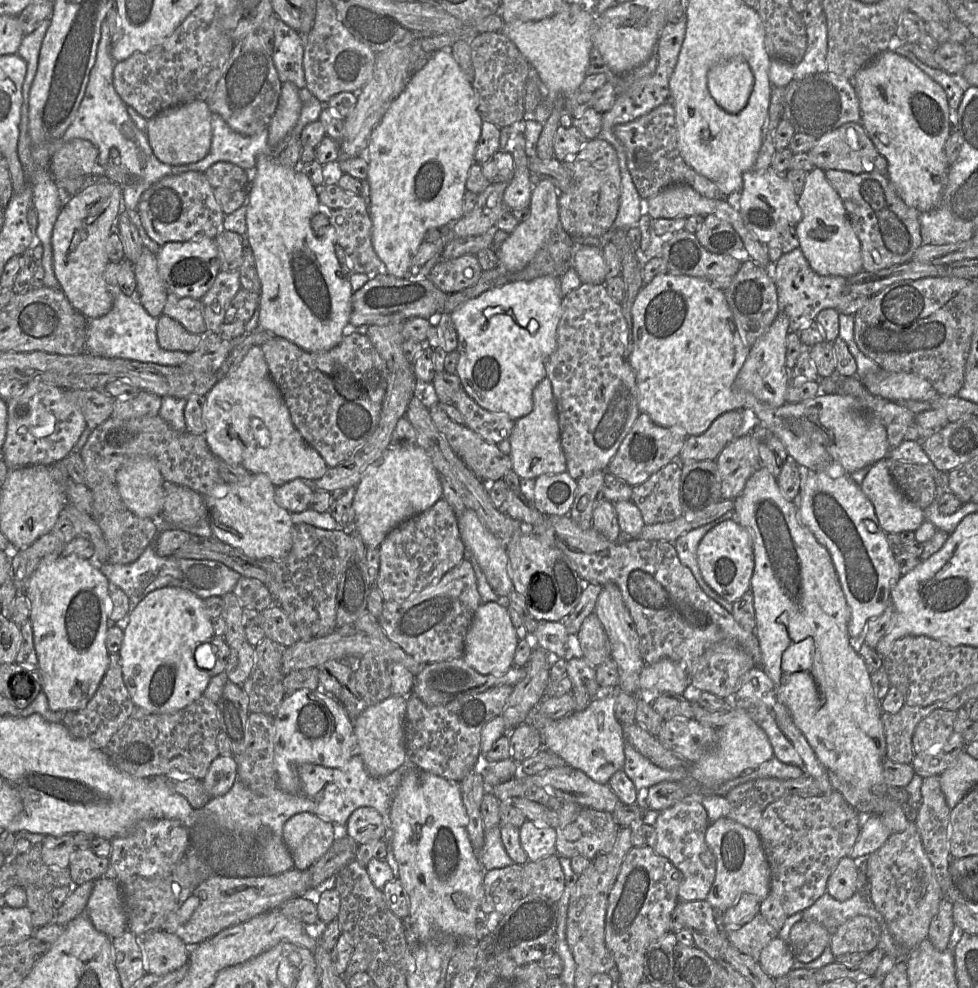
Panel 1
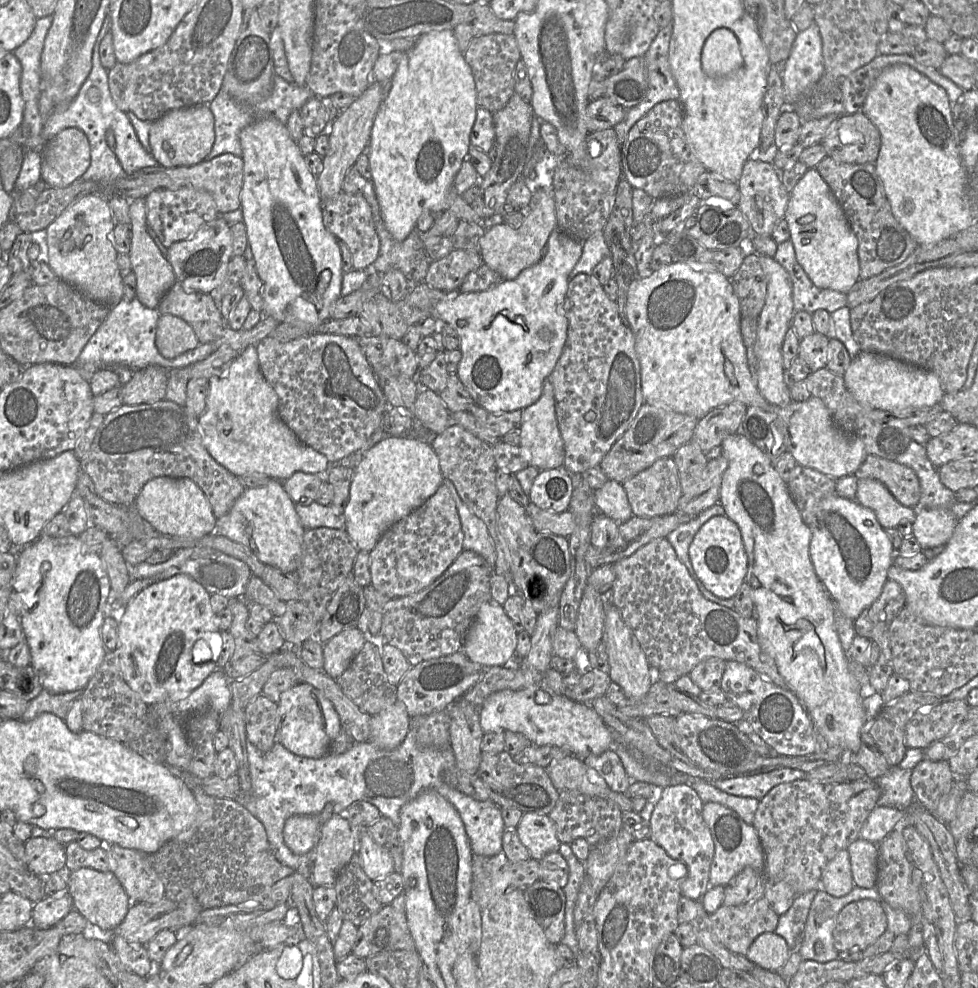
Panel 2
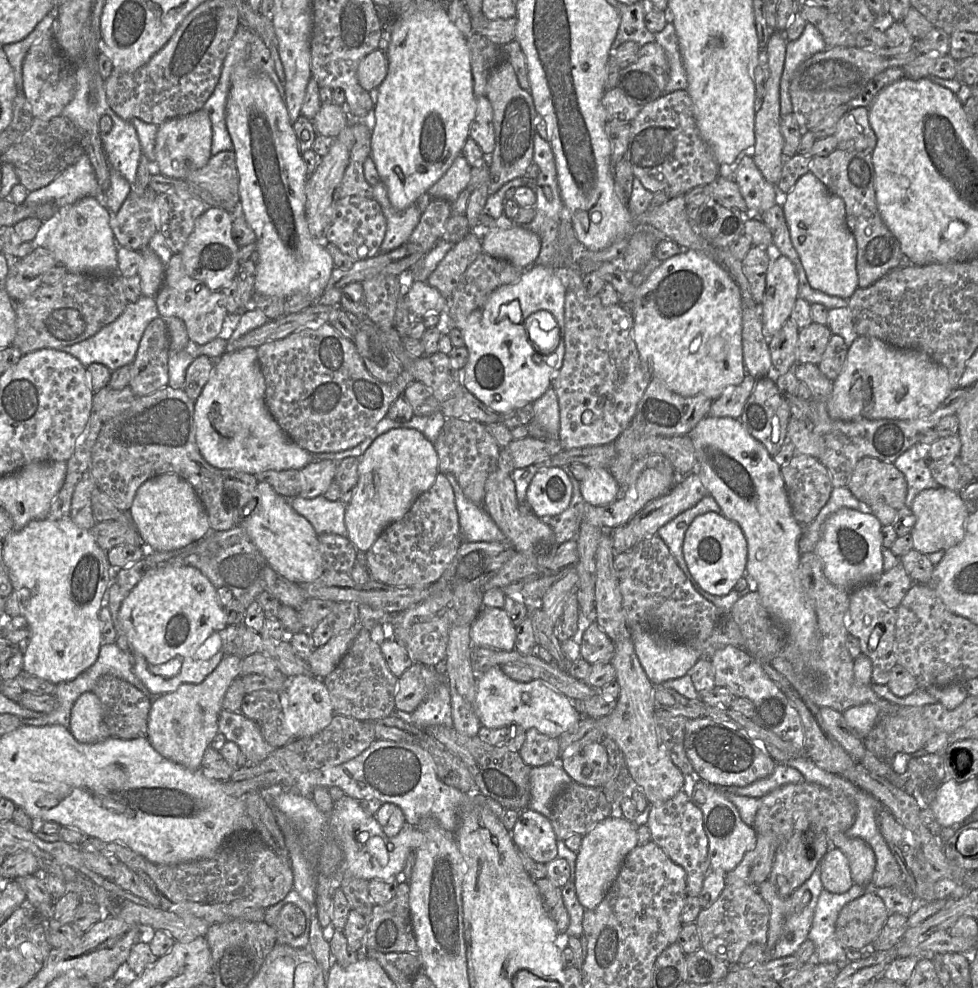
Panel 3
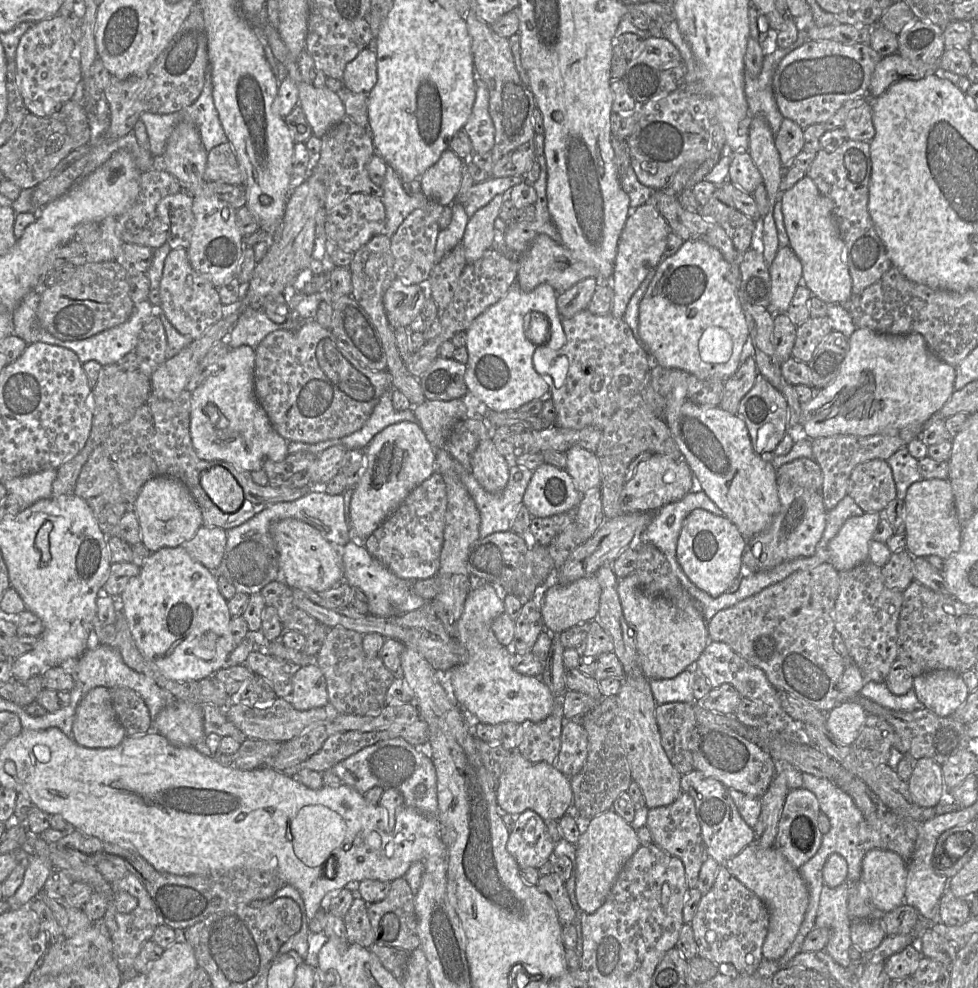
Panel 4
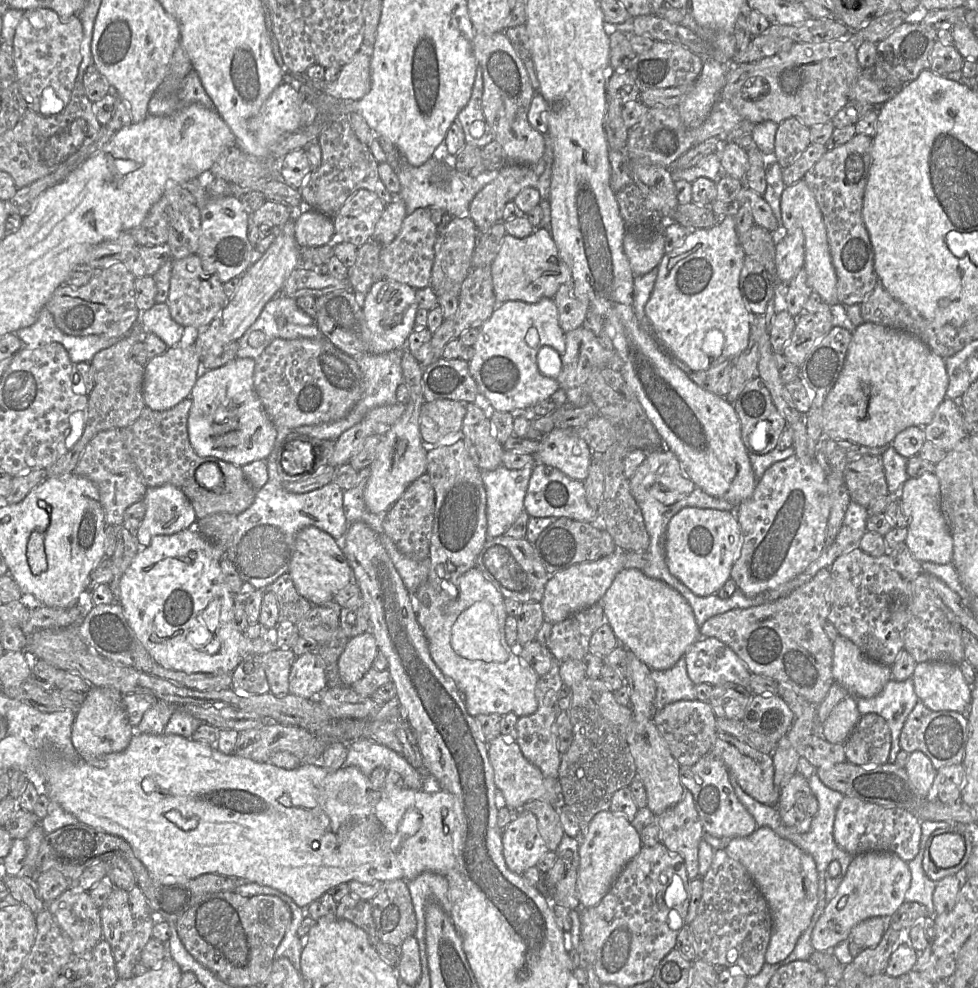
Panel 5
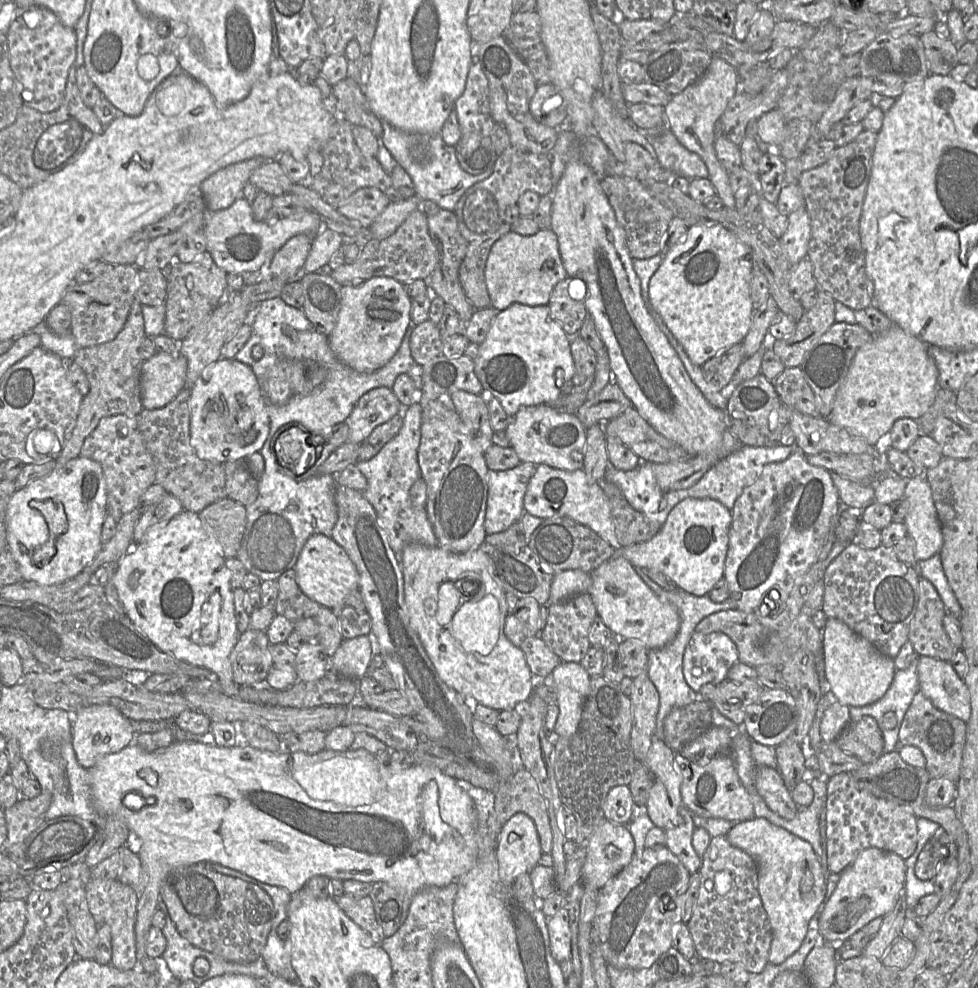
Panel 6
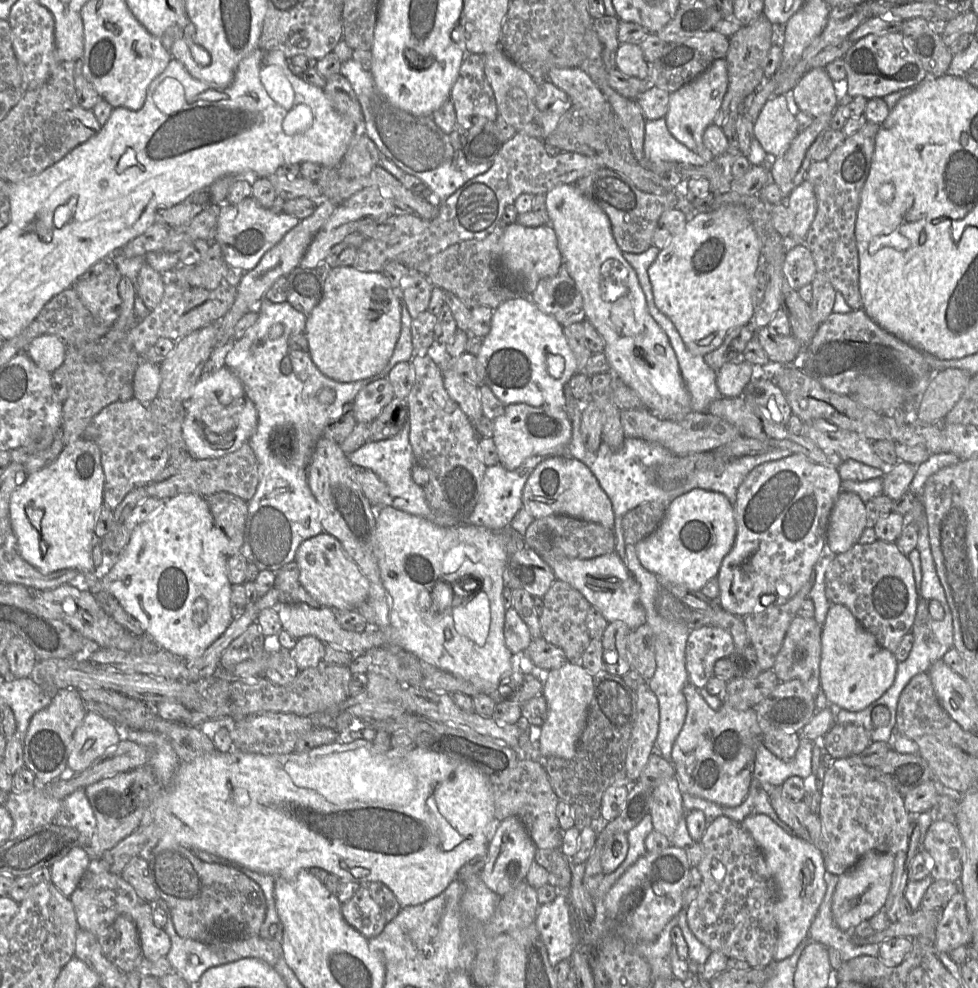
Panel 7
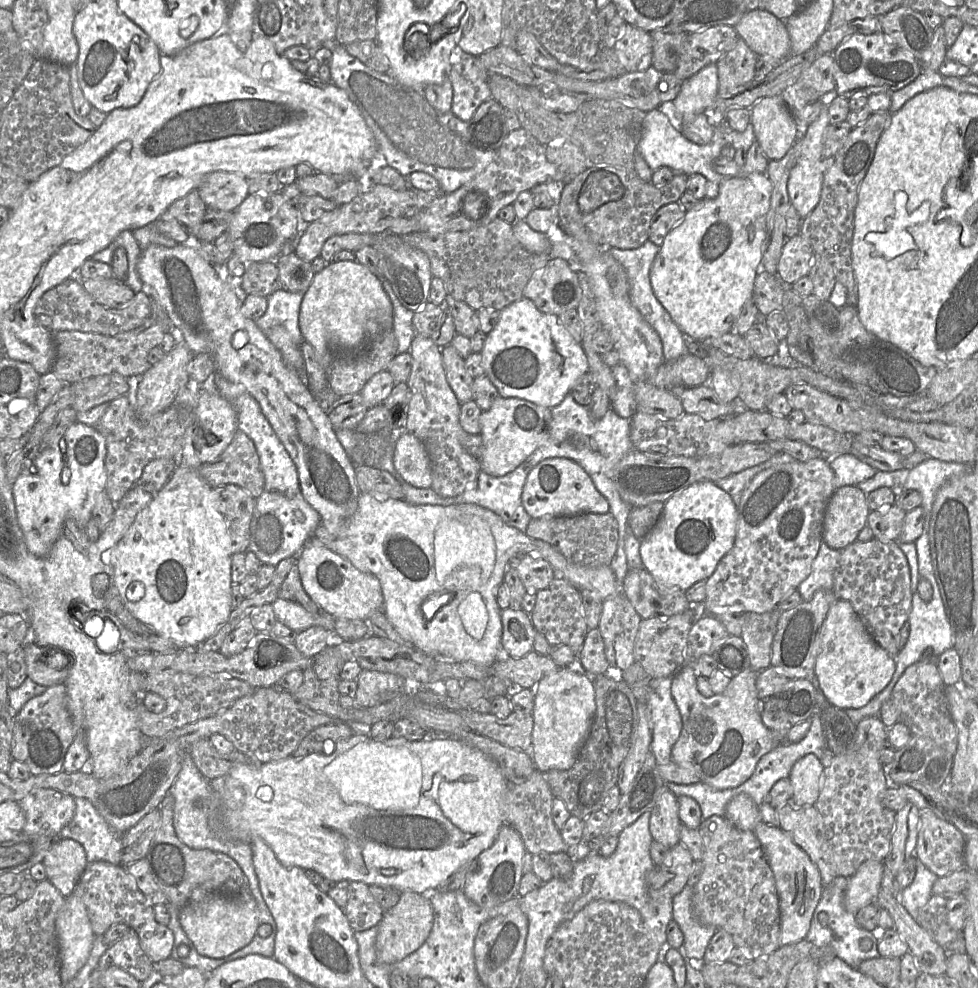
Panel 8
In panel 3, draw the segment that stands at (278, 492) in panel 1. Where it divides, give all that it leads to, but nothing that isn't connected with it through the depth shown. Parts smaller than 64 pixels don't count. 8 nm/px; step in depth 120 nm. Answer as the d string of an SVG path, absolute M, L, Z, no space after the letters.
M332 460L312 461L299 470L301 491L299 496L312 499L324 495L334 481L338 462Z

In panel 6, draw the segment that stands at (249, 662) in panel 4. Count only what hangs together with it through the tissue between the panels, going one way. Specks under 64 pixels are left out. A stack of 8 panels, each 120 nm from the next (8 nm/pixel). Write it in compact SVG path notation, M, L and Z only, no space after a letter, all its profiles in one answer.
M285 643L269 645L271 663L265 684L274 690L285 690L297 681L295 669L295 651Z

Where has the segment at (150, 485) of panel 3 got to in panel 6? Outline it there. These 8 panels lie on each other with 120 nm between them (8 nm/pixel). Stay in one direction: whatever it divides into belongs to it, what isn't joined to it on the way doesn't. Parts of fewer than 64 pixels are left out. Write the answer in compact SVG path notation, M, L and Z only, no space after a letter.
M166 493L159 502L149 506L141 513L134 529L133 542L139 543L151 526L167 522L183 510L181 502L173 495Z

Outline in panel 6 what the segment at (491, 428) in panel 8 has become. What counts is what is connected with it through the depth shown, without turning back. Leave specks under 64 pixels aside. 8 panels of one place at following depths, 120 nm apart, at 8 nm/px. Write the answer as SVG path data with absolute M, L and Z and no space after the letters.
M548 404L519 409L504 430L510 447L521 462L545 464L566 471L583 469L586 428L574 413L565 413Z

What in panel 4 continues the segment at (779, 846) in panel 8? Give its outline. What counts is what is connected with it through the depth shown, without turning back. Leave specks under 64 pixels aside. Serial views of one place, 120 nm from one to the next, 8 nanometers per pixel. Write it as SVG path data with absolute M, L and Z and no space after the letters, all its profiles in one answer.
M754 843L729 860L725 866L766 905L769 912L769 928L762 946L762 954L764 959L779 960L793 943L809 903L809 892L799 870L775 847L764 849Z

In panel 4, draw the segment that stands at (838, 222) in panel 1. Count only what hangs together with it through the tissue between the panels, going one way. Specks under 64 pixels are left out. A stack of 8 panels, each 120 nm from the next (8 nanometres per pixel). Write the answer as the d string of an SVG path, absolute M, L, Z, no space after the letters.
M807 175L782 195L782 212L790 247L802 263L802 278L812 295L827 304L852 299L852 279L845 246L834 217L834 202L824 196Z

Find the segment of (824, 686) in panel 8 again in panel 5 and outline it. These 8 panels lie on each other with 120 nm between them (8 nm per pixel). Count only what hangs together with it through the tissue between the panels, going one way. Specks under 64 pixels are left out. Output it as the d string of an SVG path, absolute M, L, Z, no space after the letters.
M839 635L833 641L832 674L856 698L871 698L892 679L891 667L866 657L852 641Z

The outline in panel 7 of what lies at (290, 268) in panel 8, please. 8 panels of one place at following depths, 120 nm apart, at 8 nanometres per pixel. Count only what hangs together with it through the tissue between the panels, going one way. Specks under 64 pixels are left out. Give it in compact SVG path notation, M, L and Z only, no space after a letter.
M297 266L287 276L289 283L287 301L308 316L323 297L326 274L319 273L315 268Z

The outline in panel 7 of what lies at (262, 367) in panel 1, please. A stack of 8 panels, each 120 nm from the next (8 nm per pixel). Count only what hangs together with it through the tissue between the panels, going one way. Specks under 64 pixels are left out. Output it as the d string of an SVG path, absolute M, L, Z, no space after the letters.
M226 366L207 370L186 402L182 425L183 438L194 459L219 458L238 450L248 442L258 423L254 403L248 398L238 376Z

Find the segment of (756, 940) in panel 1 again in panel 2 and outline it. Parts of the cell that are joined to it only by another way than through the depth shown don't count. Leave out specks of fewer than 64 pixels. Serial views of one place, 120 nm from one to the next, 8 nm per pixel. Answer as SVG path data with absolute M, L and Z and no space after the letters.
M764 897L739 906L723 904L709 917L719 942L742 956L758 936L774 932L779 919Z

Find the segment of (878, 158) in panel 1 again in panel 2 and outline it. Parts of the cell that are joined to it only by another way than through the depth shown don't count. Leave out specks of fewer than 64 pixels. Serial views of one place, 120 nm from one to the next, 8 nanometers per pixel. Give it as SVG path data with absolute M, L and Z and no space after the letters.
M863 112L844 114L832 123L820 144L838 162L874 164L880 149L880 134Z

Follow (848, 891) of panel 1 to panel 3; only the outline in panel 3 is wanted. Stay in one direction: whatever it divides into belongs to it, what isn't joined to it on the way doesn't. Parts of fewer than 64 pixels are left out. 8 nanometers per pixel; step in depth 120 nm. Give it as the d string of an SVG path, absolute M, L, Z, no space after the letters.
M840 849L827 851L820 862L820 878L823 888L833 894L843 894L853 886L848 859Z

